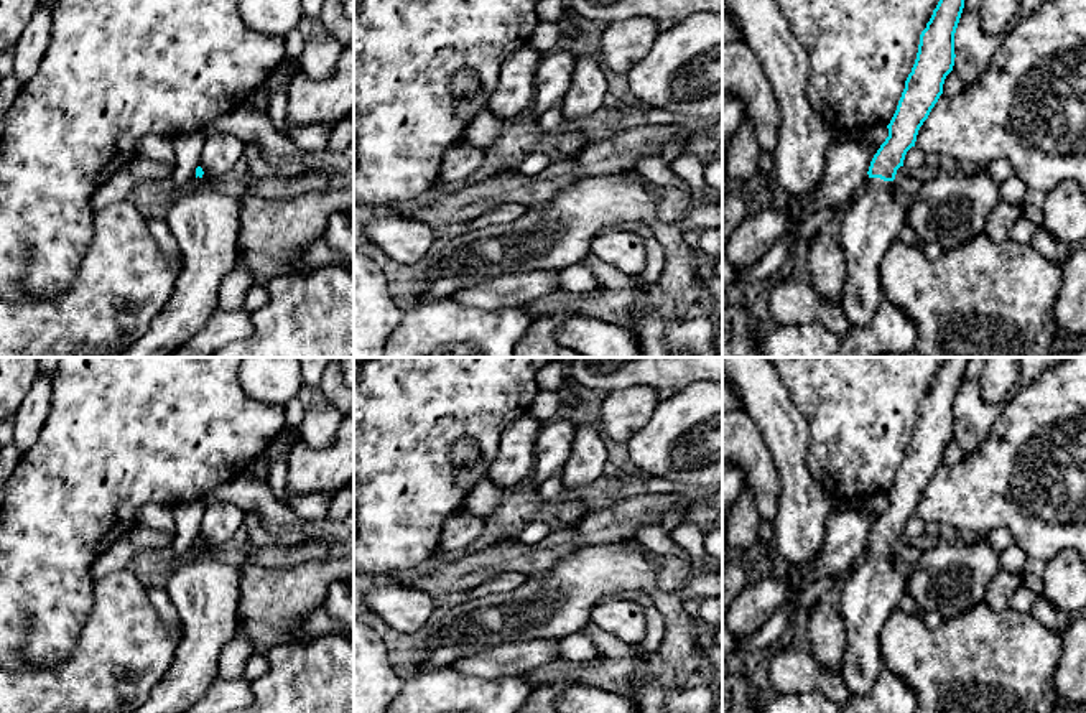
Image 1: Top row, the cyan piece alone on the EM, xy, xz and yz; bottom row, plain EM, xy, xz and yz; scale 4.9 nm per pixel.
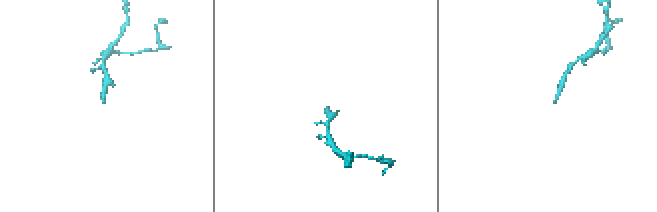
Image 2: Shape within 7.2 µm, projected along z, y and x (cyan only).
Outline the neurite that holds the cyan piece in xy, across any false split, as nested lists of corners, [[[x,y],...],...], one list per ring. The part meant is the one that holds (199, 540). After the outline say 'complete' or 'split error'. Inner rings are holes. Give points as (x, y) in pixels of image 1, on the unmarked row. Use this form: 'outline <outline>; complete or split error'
outline [[[197,535],[196,547],[165,588],[183,624],[173,665],[133,713],[191,708],[217,677],[220,650],[237,632],[240,566],[216,560],[202,543]]]; split error

